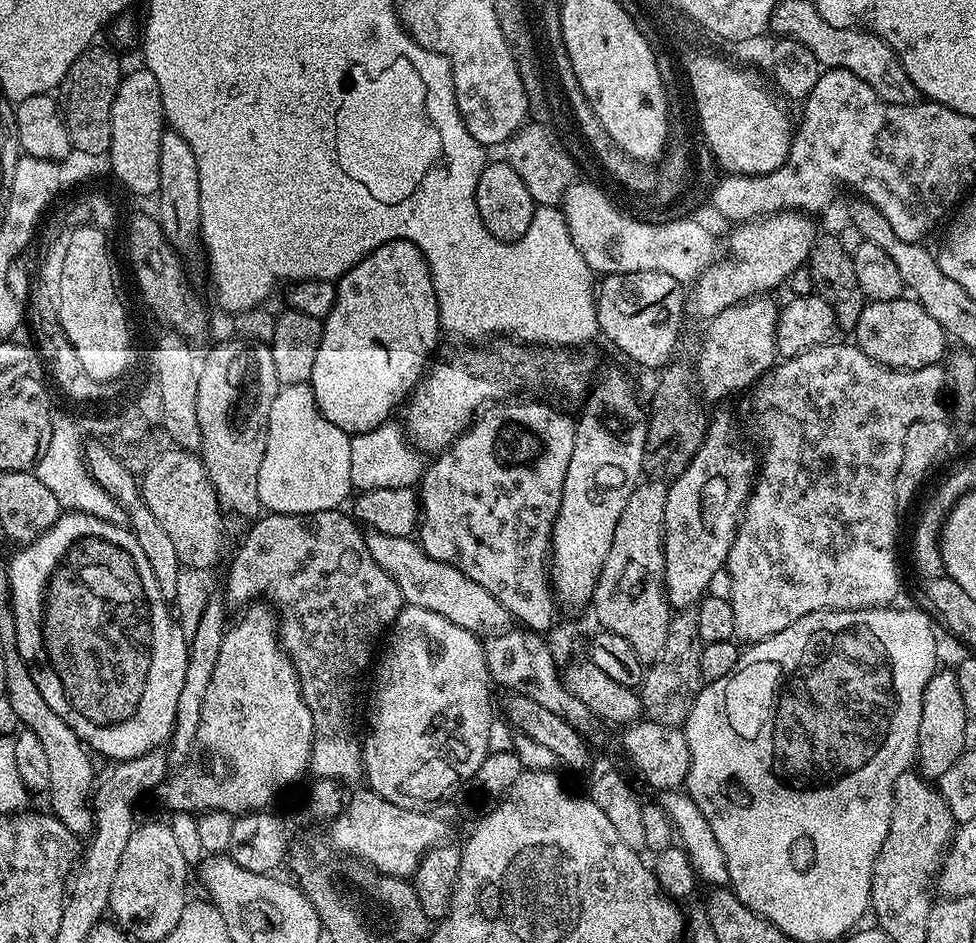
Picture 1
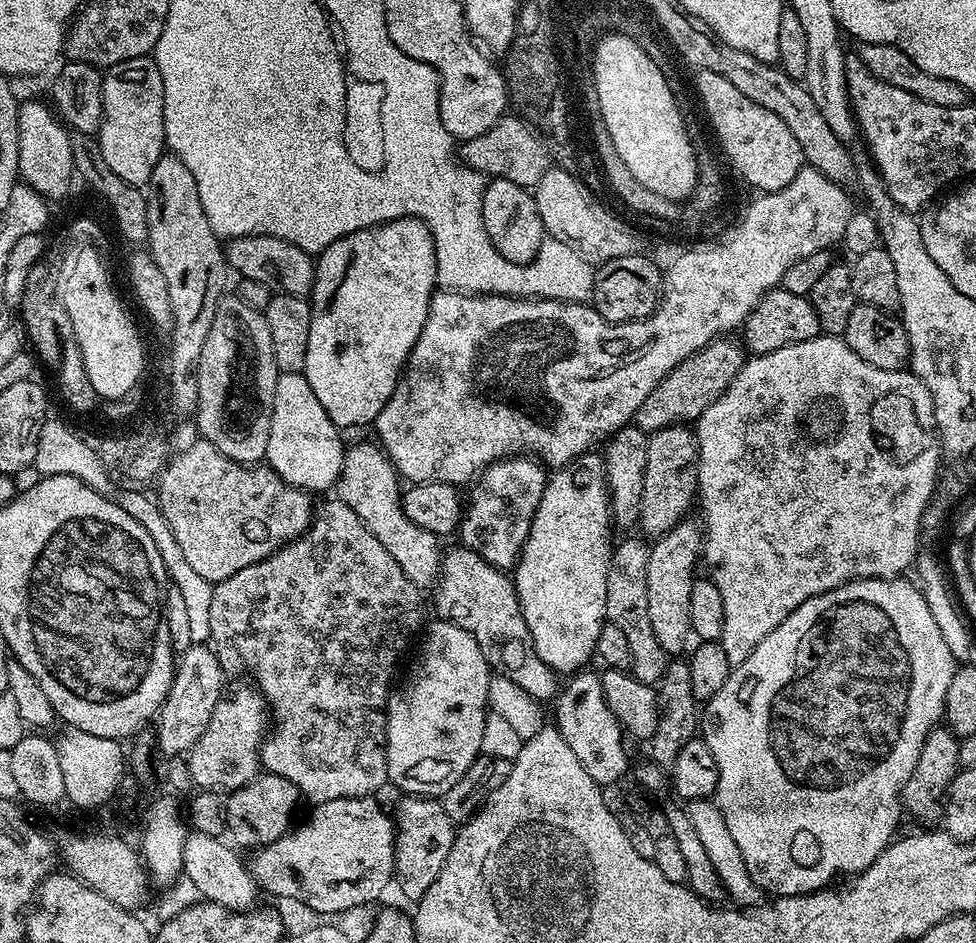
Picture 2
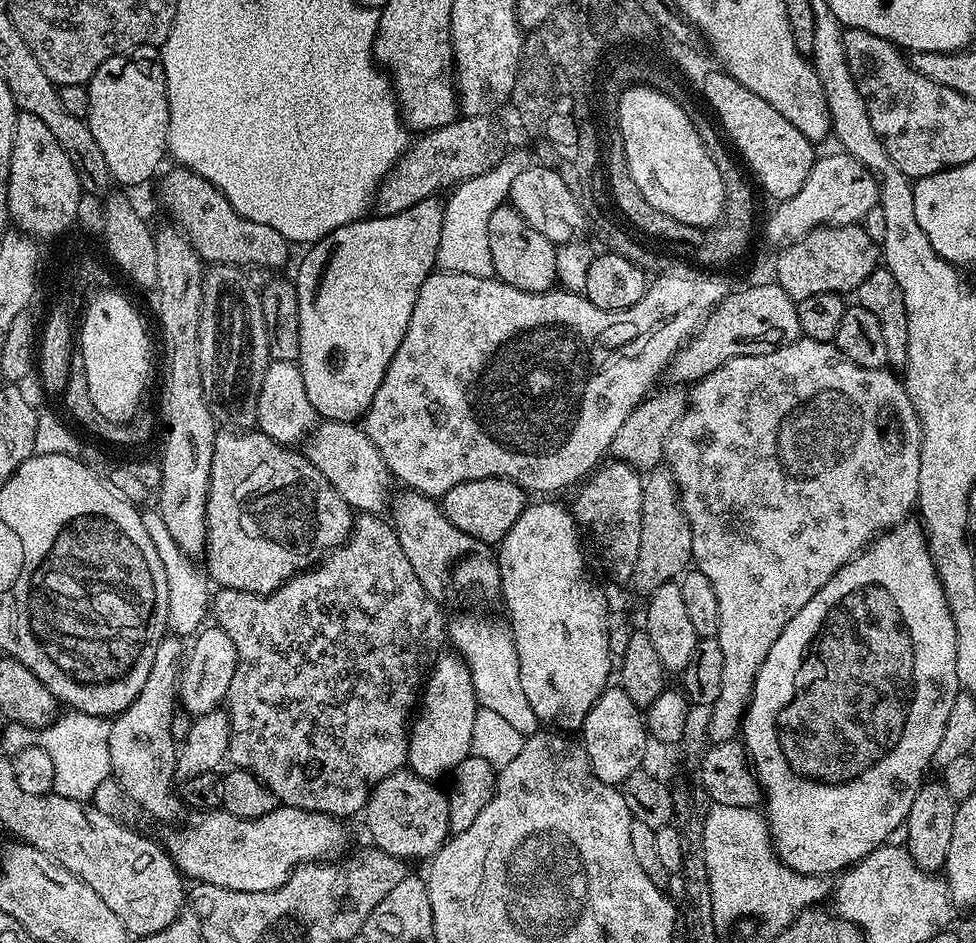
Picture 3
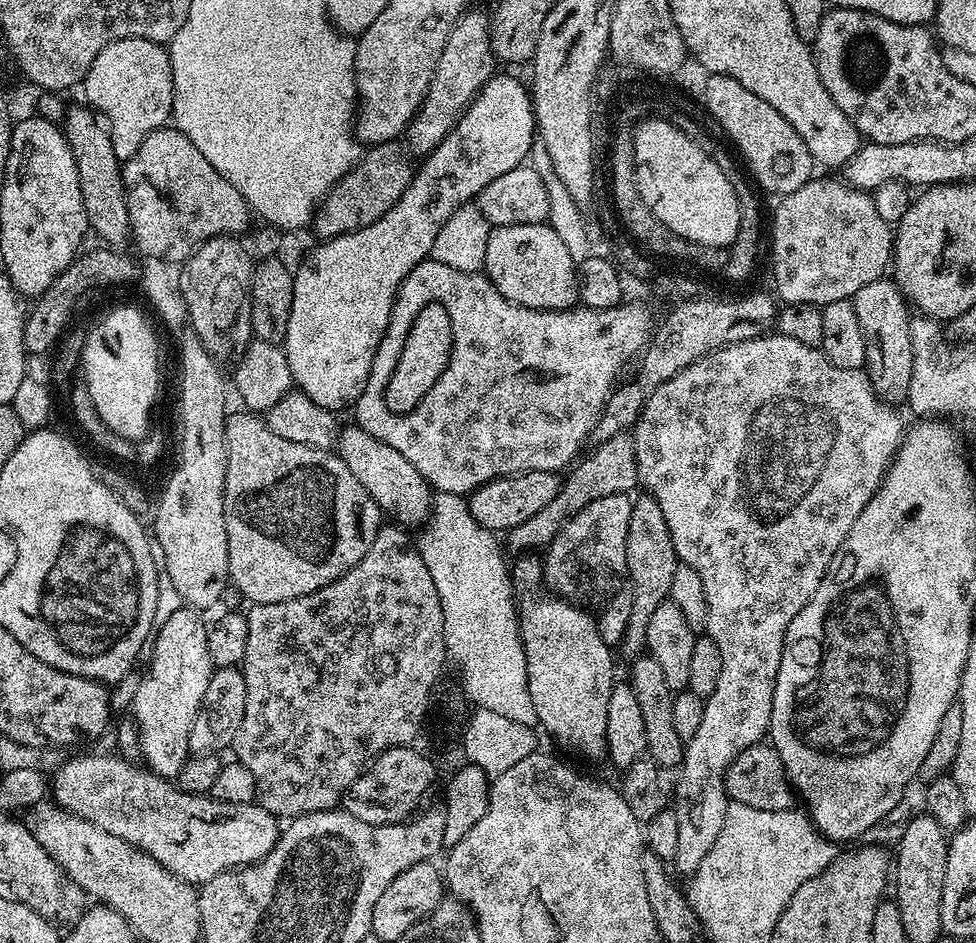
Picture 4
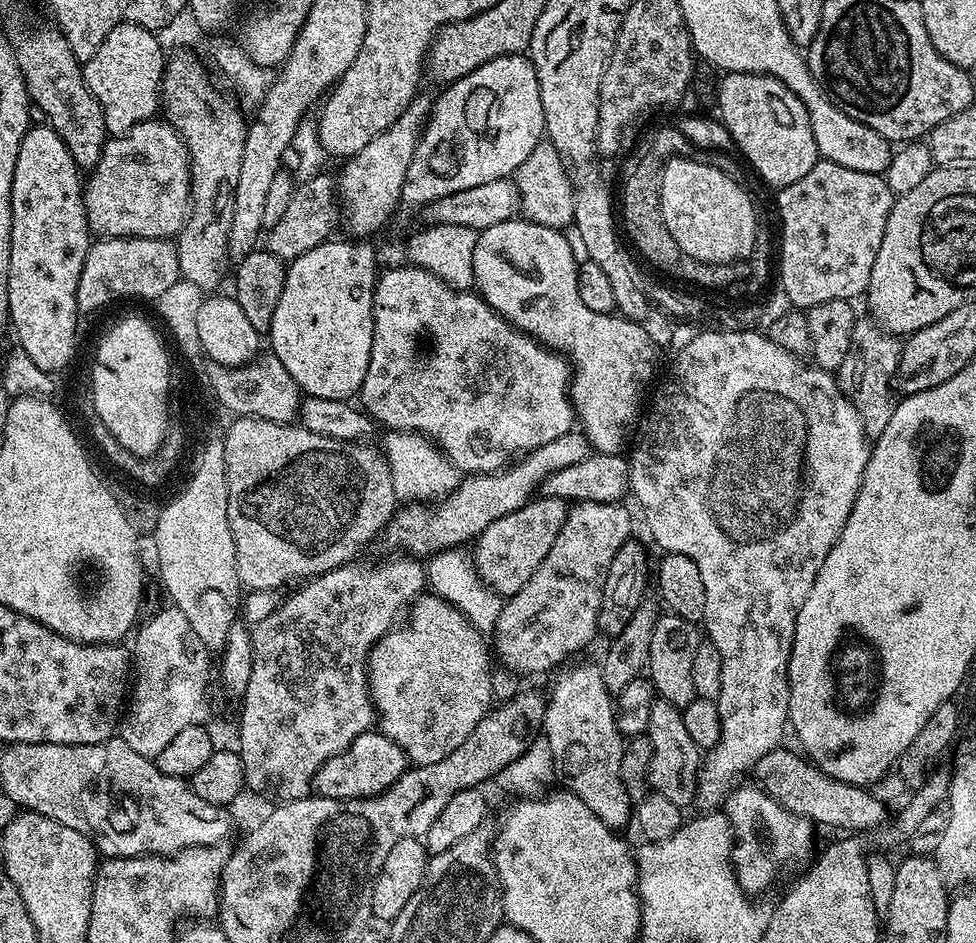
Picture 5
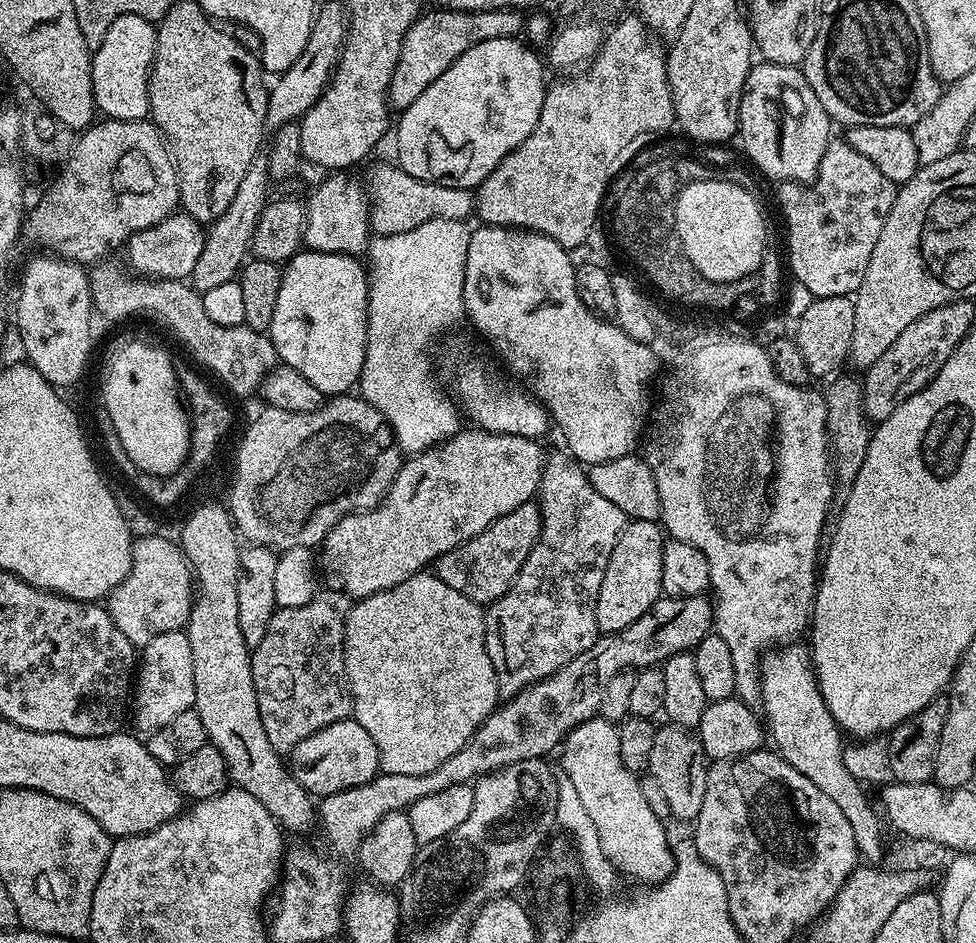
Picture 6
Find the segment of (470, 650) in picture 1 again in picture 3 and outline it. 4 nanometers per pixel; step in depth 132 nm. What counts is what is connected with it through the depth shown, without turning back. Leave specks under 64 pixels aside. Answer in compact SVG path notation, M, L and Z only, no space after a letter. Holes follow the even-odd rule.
M452 650L437 656L423 685L418 711L410 724L407 767L433 782L439 781L439 776L451 774L458 762L465 760L472 751L470 737L477 707L476 691L466 662Z

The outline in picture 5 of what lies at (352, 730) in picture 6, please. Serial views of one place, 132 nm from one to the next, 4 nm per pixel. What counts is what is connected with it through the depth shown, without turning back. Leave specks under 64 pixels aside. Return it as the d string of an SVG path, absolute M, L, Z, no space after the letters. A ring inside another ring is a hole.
M379 730L363 732L342 754L330 758L316 772L314 788L317 793L335 800L361 800L377 796L393 784L409 767L410 761L395 742Z

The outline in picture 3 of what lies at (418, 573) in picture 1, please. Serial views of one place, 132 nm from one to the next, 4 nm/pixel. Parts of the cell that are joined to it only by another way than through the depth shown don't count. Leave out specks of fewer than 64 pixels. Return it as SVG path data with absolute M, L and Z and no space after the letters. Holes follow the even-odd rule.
M324 420L317 423L307 435L302 444L302 451L322 474L342 494L342 498L357 513L370 512L380 514L389 507L390 492L388 487L394 484L393 477L388 471L382 454L370 442L370 438L364 433L363 427L356 422L345 422L343 420Z

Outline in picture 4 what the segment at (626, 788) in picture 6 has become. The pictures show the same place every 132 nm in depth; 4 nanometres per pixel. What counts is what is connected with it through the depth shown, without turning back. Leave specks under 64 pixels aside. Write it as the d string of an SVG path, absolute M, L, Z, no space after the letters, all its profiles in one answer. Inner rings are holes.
M536 596L533 600L528 600L519 605L518 615L520 618L520 636L524 640L524 653L526 654L526 666L528 667L528 689L530 698L534 702L534 710L540 719L539 727L545 728L554 739L560 744L565 744L568 748L573 748L576 752L581 752L584 756L589 756L592 760L604 760L608 754L608 742L606 732L606 706L610 706L610 694L614 677L612 677L612 652L613 649L598 634L596 625L597 617L591 611L575 604L569 604L567 600L559 598L548 598L552 600L543 600L542 597Z

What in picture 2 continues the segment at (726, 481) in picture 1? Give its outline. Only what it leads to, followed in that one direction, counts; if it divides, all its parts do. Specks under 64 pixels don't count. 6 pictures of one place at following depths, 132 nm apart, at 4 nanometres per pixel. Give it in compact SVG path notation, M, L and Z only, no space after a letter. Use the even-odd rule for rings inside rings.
M688 523L675 524L665 536L659 537L648 550L646 606L650 606L650 626L654 626L654 638L658 638L658 646L662 646L662 650L669 654L680 652L684 647L687 649L689 647L688 640L690 641L692 636L692 627L690 626L690 590L694 579L692 567L695 566L696 560L698 564L702 556L702 532L697 525L695 528L694 525Z

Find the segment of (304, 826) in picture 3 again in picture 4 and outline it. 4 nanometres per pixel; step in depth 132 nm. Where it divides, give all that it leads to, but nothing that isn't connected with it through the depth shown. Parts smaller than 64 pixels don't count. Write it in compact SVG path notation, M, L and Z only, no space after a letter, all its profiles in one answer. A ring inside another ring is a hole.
M119 754L76 756L65 764L63 761L50 776L51 799L59 808L94 822L94 826L106 830L106 834L114 834L133 844L140 852L150 854L159 864L166 866L166 870L193 886L206 883L219 872L263 860L280 837L277 817L271 816L260 803L231 804L225 800L213 800L208 794L195 796L193 792L182 791L171 779L156 776L147 767L139 764L139 768L132 763L136 762Z

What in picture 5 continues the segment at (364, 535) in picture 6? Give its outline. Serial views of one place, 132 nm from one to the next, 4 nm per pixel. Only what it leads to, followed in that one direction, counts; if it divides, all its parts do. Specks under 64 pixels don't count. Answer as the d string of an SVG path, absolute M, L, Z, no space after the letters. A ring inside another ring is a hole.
M583 431L567 432L562 438L554 438L554 442L527 453L519 462L499 472L481 472L461 479L460 485L433 507L436 508L433 512L427 512L424 506L401 507L388 523L386 537L390 543L400 547L397 549L420 558L431 557L447 548L467 545L467 540L468 543L475 541L482 530L490 526L490 522L498 522L498 518L514 514L514 510L533 499L547 476L562 470L562 466L582 462L582 458L588 455L590 445Z

